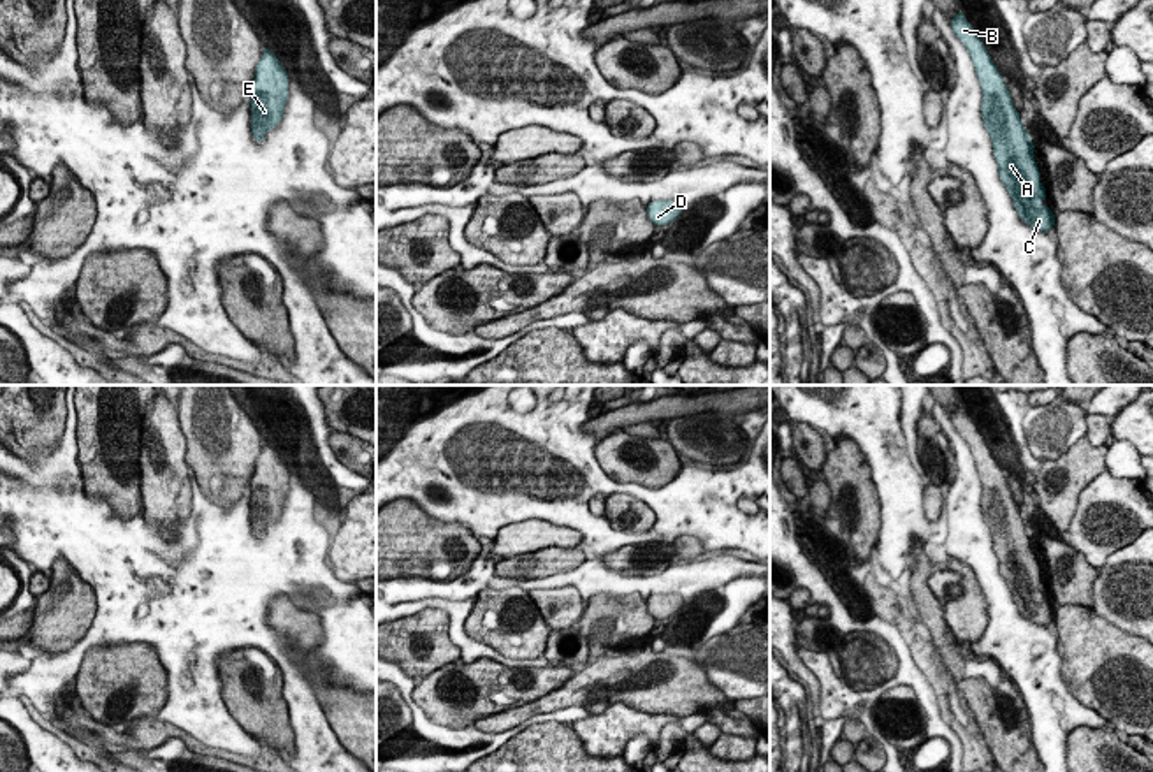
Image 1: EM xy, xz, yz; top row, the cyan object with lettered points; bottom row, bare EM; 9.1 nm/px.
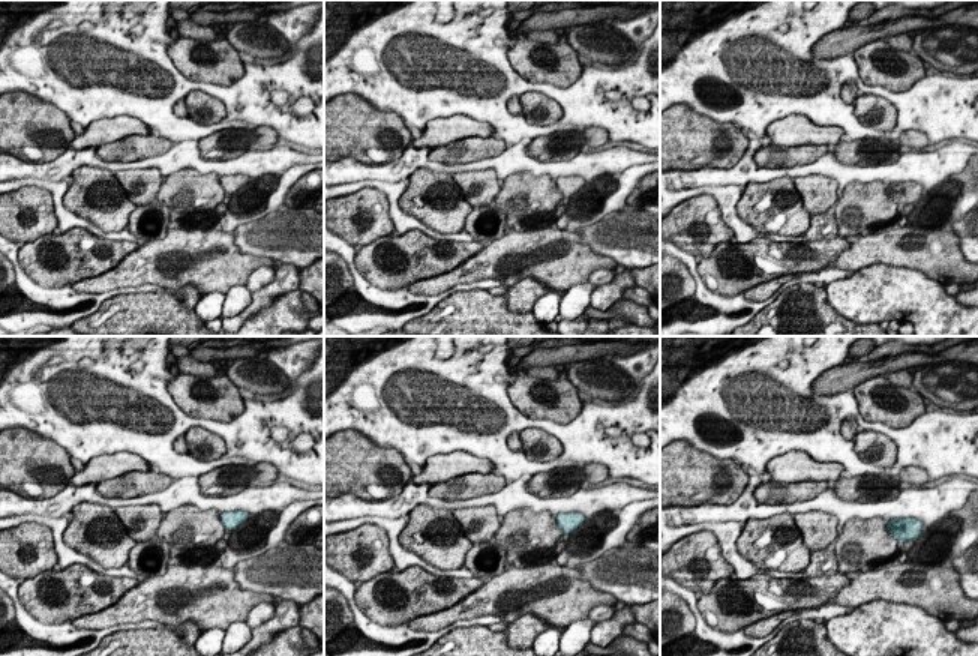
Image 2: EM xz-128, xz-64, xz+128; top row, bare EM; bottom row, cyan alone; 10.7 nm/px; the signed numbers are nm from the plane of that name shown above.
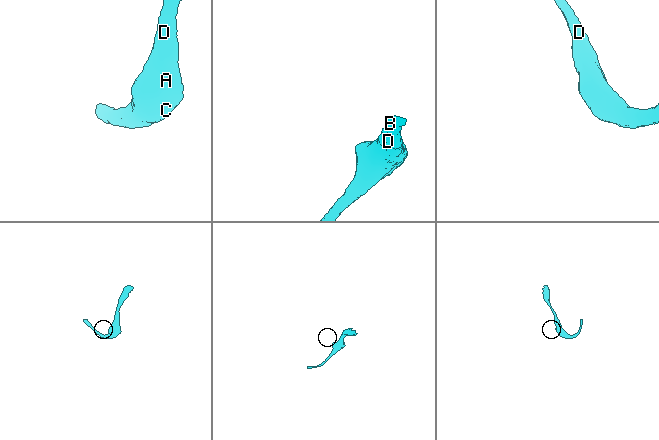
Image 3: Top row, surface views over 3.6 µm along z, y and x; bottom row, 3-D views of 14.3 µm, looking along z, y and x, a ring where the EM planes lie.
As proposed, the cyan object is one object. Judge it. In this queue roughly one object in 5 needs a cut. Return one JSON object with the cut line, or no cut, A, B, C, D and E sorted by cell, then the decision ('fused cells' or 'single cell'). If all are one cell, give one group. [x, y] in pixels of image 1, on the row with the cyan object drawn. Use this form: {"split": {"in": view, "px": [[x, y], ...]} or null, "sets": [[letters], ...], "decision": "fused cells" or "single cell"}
{"split": null, "sets": [["A", "B", "C", "D", "E"]], "decision": "single cell"}

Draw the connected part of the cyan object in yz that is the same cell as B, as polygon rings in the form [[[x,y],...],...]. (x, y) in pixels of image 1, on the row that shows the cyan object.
[[[960,11],[954,18],[949,18],[949,23],[954,35],[967,47],[981,83],[981,114],[991,137],[1000,181],[1007,188],[1021,222],[1048,234],[1055,229],[1055,213],[1049,206],[1037,204],[1046,200],[1048,190],[1041,183],[1033,142],[1023,128],[1009,88],[963,12]]]

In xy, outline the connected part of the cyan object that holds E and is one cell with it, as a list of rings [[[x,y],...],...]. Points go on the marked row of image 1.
[[[264,47],[250,86],[251,132],[264,142],[269,130],[279,125],[288,98],[288,74],[274,53]]]

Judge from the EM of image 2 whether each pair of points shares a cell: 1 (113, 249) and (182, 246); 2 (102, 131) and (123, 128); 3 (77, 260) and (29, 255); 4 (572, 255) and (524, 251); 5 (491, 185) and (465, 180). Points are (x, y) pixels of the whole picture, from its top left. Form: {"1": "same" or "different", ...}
{"1": "different", "2": "same", "3": "same", "4": "same", "5": "same"}

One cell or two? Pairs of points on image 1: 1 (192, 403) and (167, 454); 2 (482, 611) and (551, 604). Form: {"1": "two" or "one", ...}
{"1": "two", "2": "two"}

